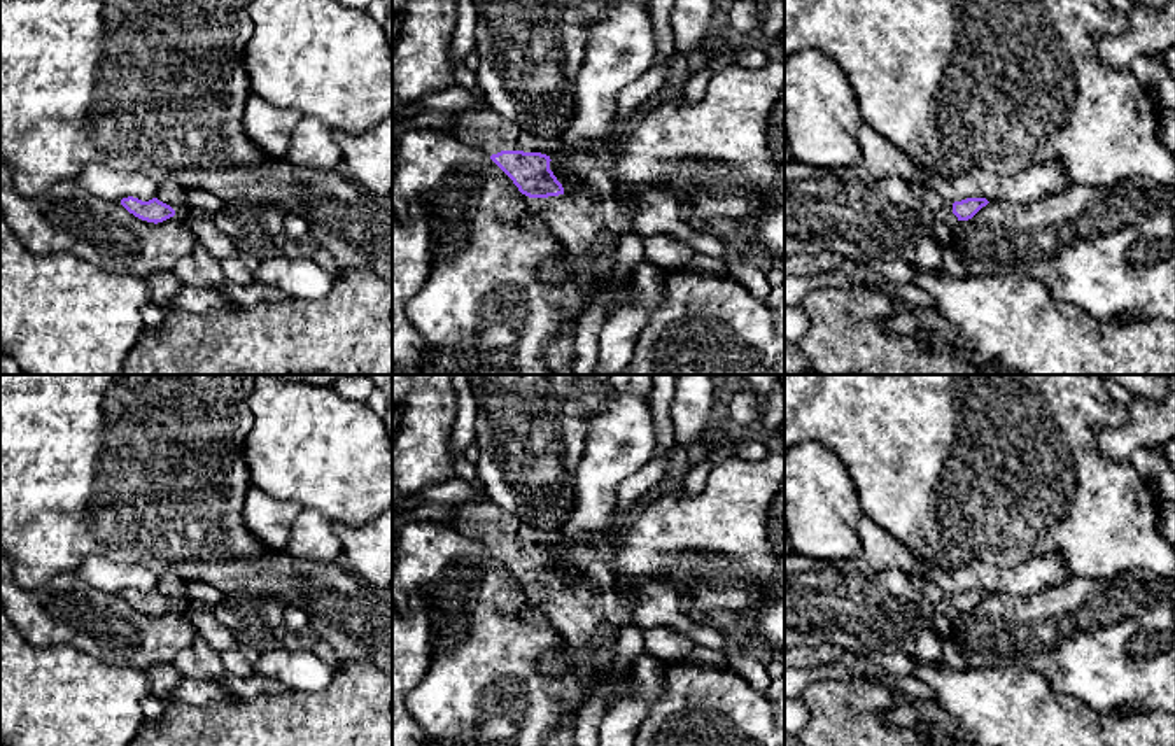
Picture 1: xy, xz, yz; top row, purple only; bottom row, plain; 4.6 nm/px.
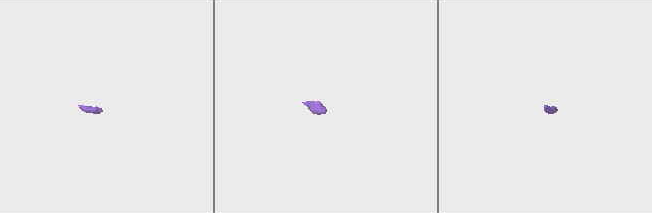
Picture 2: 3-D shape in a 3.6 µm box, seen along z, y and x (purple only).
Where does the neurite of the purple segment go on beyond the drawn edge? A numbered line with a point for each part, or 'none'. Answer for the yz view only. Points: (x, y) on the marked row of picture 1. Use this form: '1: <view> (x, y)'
1: yz (939, 205)

